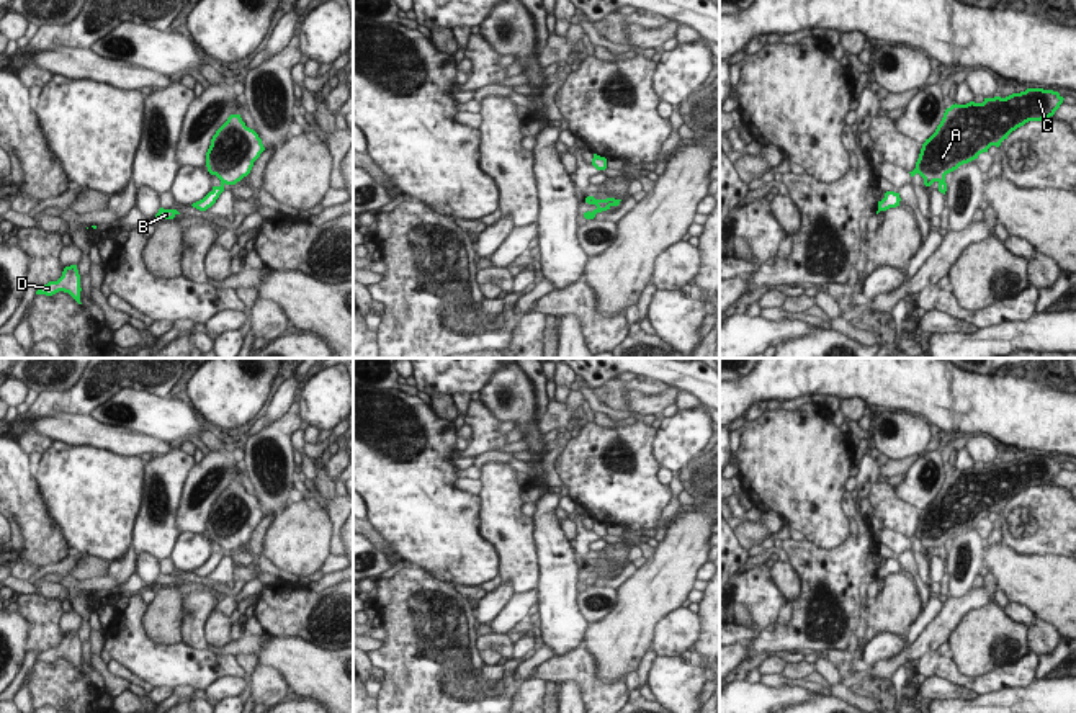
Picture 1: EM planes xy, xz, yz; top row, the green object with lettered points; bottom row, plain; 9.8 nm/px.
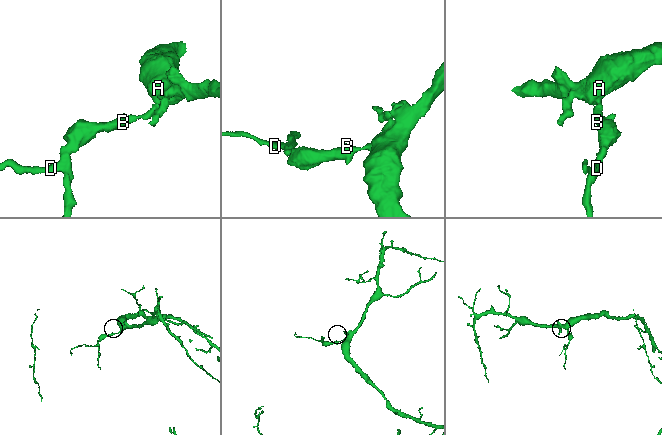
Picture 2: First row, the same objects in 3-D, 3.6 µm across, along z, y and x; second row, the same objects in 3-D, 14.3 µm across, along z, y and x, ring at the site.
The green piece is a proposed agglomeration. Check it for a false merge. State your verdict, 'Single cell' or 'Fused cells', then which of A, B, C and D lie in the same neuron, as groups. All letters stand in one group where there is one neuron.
Single cell. Groups: A B C D.

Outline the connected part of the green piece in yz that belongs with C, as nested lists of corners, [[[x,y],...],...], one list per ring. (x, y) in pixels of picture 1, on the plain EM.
[[[1027,455],[1020,460],[1012,460],[1006,464],[984,464],[983,469],[970,468],[966,471],[952,471],[945,476],[935,499],[922,510],[916,535],[911,540],[919,540],[924,551],[939,549],[939,558],[945,561],[945,541],[957,536],[960,531],[978,525],[980,520],[988,518],[991,512],[999,513],[1007,502],[1029,487],[1050,486],[1063,469],[1063,463],[1053,456]]]

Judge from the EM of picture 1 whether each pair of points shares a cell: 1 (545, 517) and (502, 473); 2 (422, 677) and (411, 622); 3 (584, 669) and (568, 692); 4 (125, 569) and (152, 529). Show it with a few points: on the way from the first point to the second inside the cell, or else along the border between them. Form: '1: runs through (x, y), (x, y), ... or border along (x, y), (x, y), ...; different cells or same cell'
1: border along (530, 517), (537, 548); different cells
2: runs through (422, 664), (416, 656), (416, 635); same cell
3: border along (563, 681), (574, 681), (582, 695); different cells
4: border along (133, 550), (136, 556); different cells

